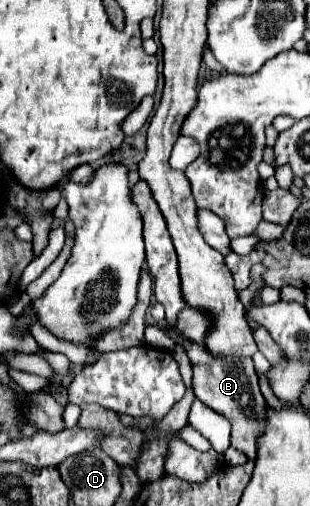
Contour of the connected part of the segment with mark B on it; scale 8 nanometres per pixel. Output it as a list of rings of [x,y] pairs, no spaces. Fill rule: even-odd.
[[[184,342],[188,358],[194,368],[194,392],[196,398],[202,400],[208,408],[222,414],[232,424],[230,446],[248,456],[248,460],[256,460],[256,440],[264,432],[266,424],[266,402],[258,388],[258,378],[254,370],[254,362],[250,358],[240,356],[212,356],[204,346]]]

